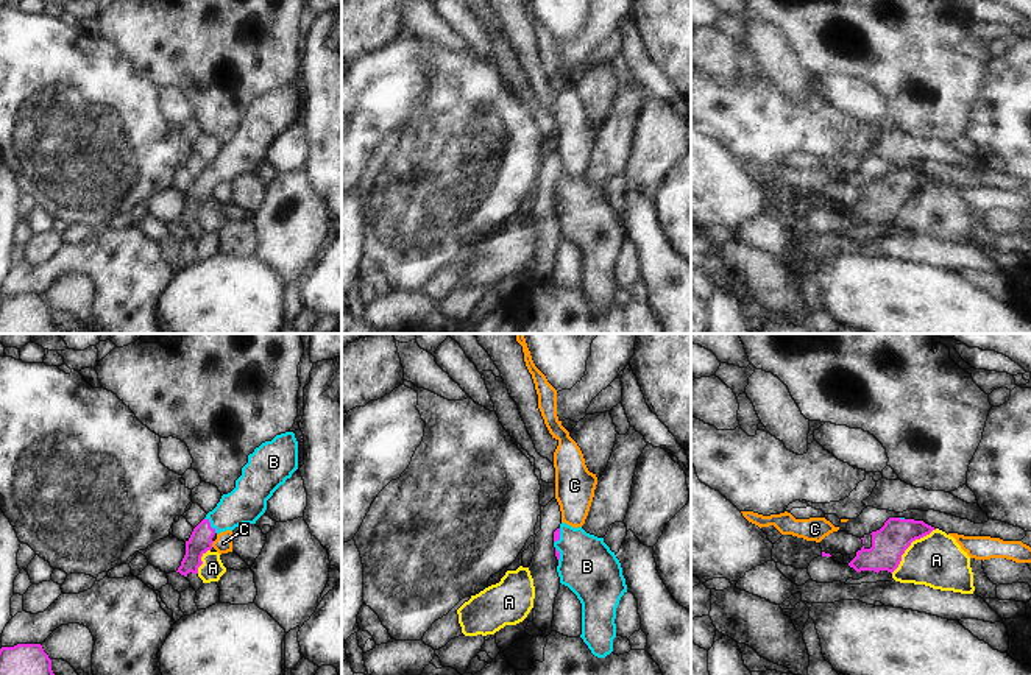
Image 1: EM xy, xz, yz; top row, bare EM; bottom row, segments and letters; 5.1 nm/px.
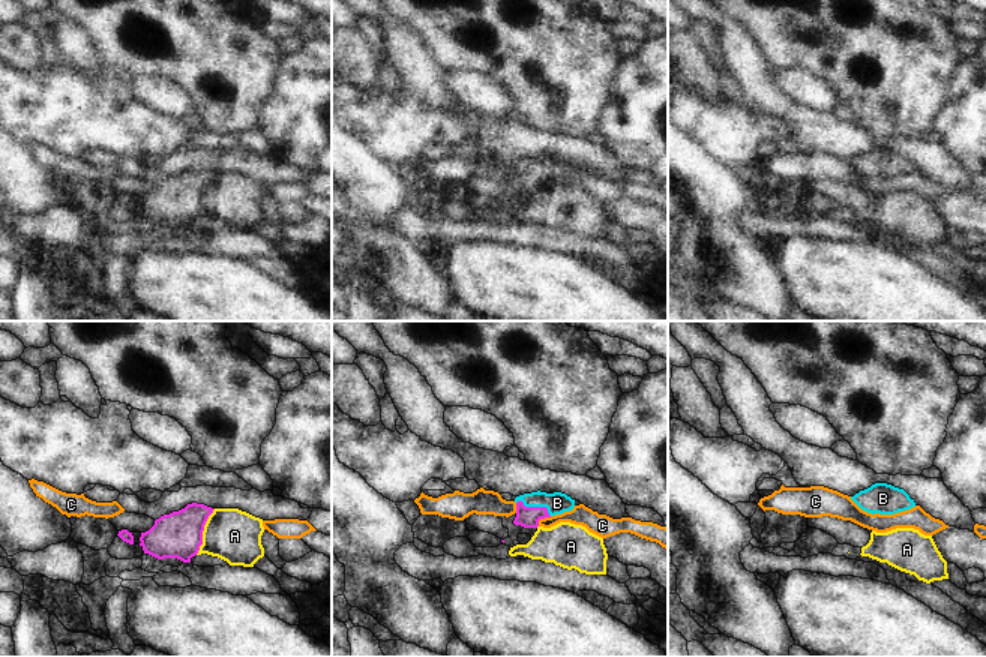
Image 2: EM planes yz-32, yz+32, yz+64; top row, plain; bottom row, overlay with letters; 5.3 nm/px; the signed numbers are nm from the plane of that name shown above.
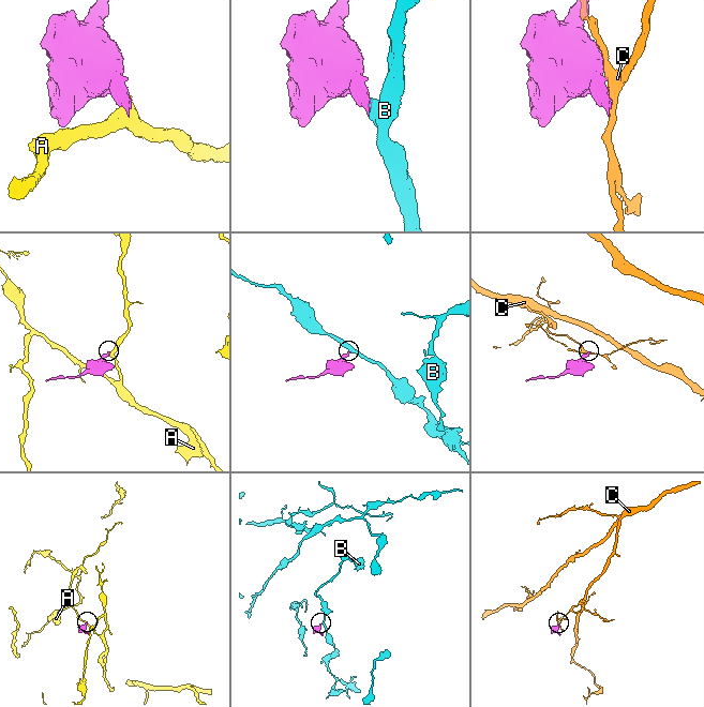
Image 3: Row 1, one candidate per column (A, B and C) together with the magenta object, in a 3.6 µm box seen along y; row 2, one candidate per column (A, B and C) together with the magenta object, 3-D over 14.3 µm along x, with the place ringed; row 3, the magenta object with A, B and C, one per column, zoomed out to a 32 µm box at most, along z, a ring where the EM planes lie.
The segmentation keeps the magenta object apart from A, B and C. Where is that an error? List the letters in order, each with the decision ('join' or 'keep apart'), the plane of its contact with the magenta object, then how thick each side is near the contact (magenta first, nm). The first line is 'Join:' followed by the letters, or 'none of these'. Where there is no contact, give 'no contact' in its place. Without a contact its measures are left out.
Join: B
A: keep apart; meets magenta in yz; 180 nm thick on the magenta side, 280 nm on the other
B: join; meets magenta in xy; 120 nm thick on the magenta side, 200 nm on the other
C: keep apart; meets magenta in xy; 120 nm thick on the magenta side, 90 nm on the other

